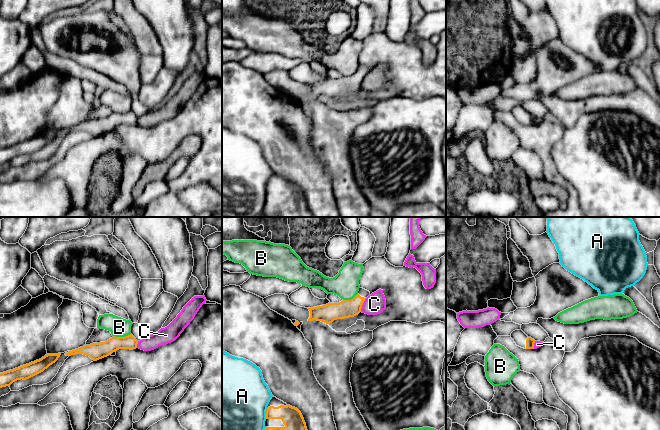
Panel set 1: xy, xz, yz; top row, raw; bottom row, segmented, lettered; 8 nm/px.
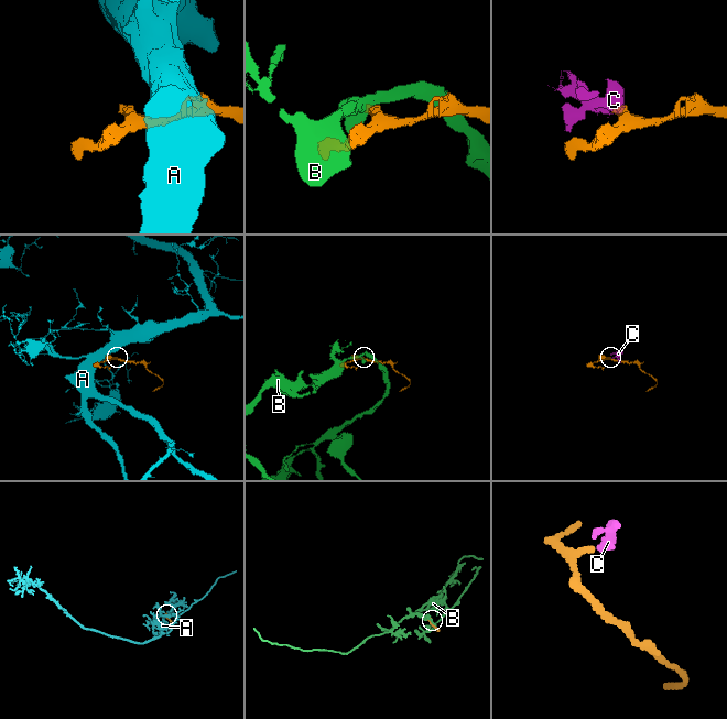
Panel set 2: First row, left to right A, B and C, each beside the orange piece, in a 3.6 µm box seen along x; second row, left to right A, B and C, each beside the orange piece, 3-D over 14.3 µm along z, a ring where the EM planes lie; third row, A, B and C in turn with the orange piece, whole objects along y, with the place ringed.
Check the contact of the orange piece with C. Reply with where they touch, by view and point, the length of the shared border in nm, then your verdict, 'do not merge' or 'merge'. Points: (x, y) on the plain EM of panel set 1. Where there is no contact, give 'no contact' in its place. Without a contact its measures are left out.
xz (362, 80) | 120 nm | do not merge

